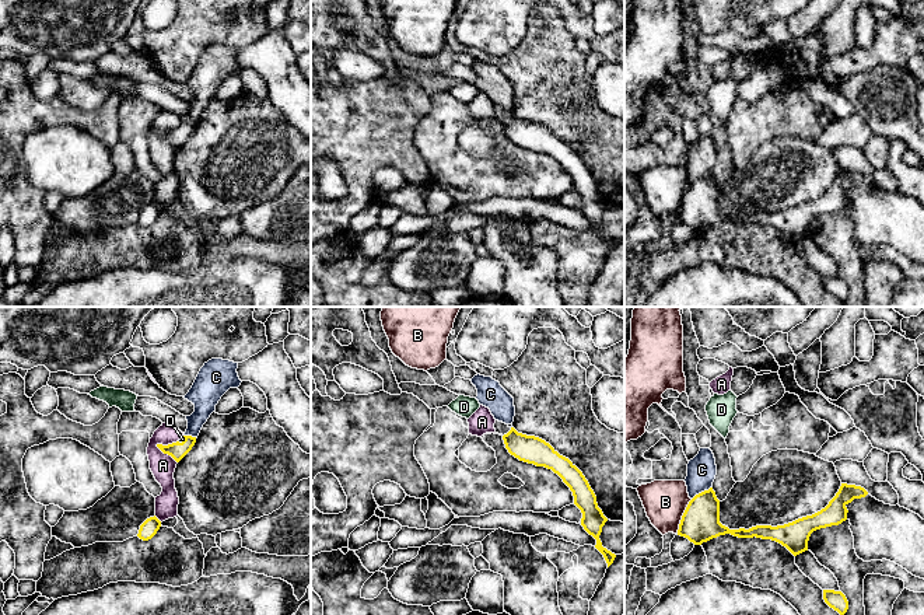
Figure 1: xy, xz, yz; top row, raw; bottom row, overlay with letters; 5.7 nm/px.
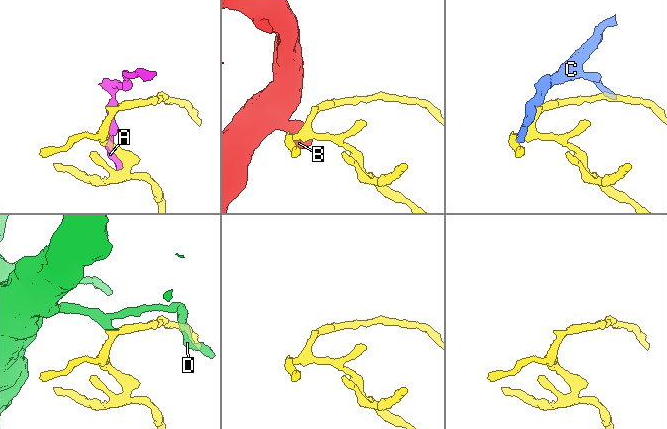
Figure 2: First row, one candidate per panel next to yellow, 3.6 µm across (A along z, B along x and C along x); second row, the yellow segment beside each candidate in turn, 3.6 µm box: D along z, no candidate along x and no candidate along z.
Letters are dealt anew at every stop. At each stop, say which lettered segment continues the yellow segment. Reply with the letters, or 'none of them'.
D

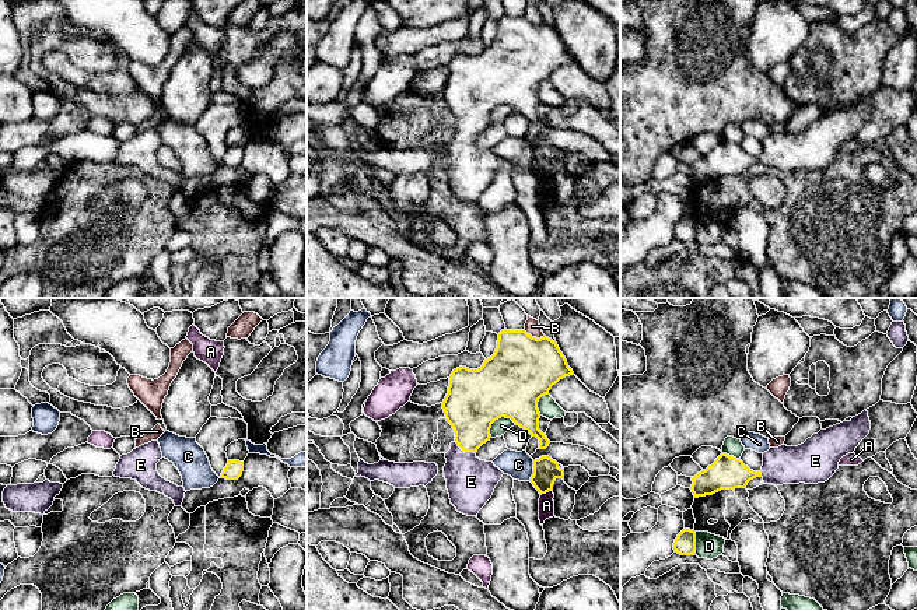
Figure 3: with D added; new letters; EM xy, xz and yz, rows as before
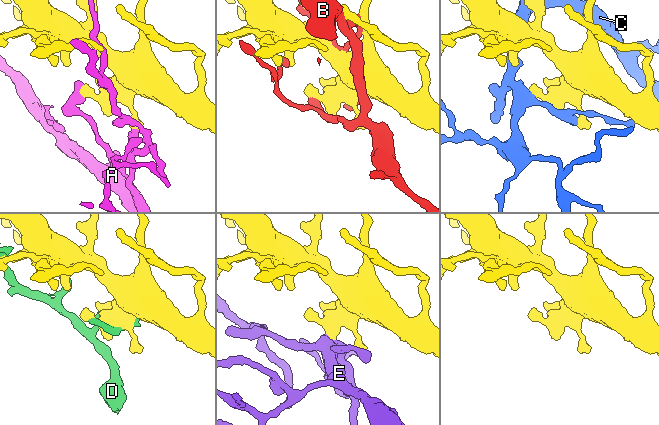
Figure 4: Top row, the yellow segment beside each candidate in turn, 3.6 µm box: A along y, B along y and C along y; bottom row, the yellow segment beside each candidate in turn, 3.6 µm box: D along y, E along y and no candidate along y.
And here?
E

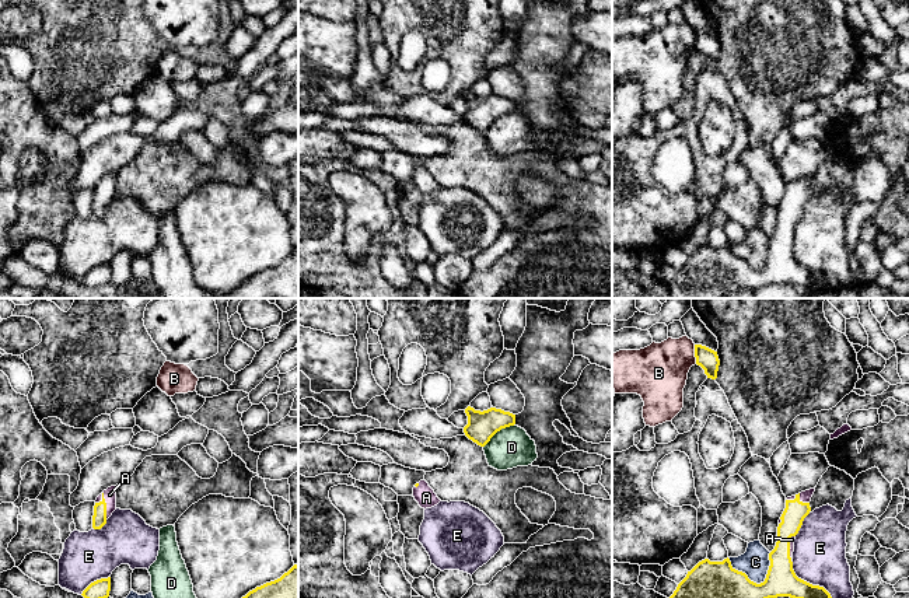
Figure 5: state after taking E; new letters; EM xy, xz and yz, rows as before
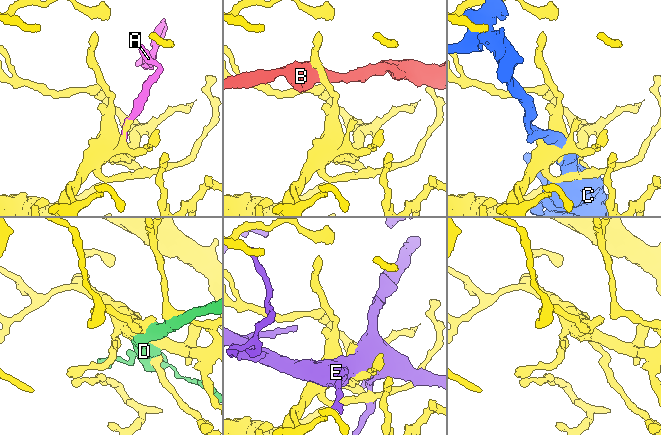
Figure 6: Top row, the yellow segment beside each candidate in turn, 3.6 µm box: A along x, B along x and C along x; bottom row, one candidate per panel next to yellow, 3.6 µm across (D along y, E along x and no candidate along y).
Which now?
A

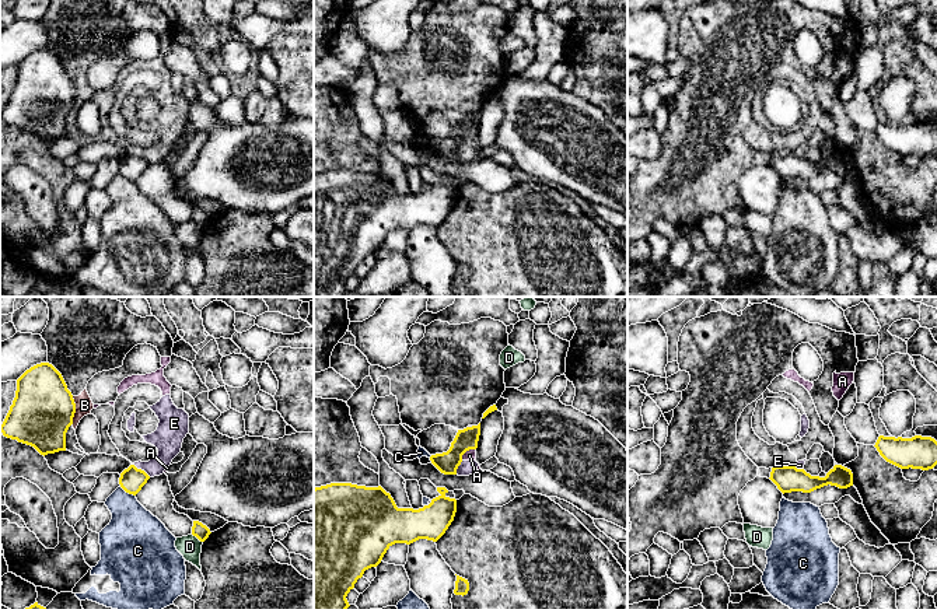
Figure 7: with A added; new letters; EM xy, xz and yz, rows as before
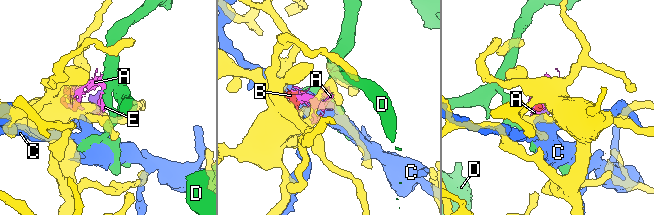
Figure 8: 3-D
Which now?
none of them

